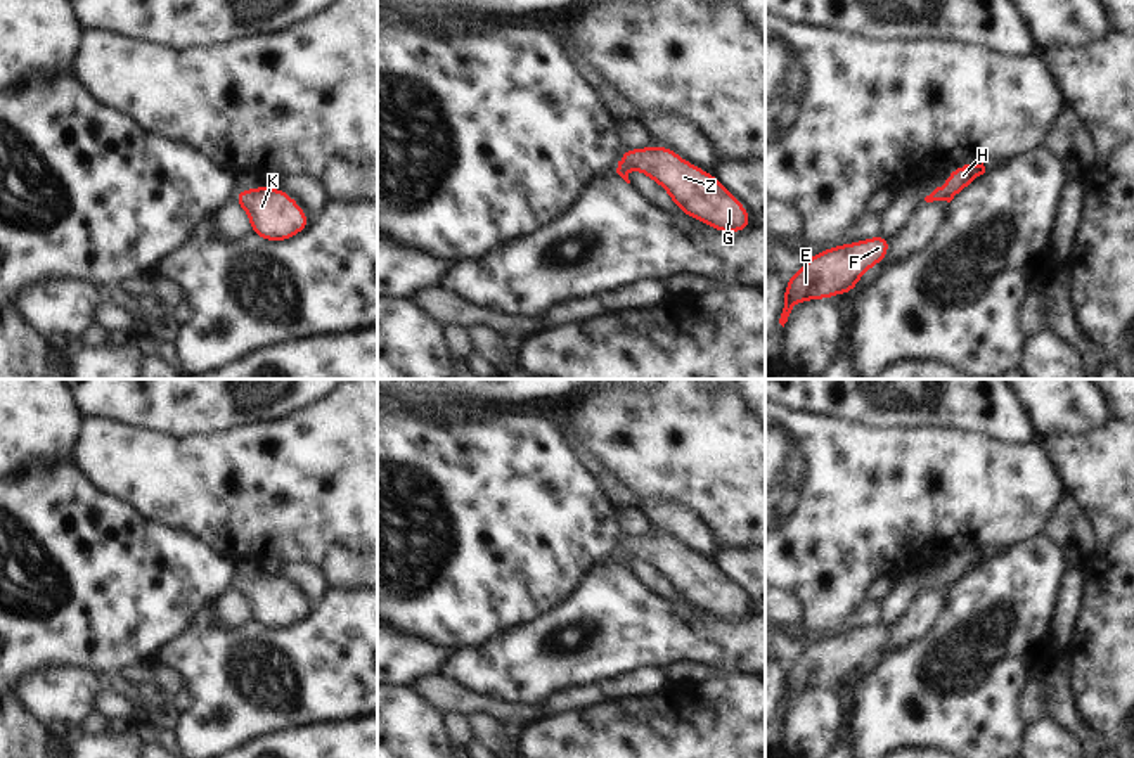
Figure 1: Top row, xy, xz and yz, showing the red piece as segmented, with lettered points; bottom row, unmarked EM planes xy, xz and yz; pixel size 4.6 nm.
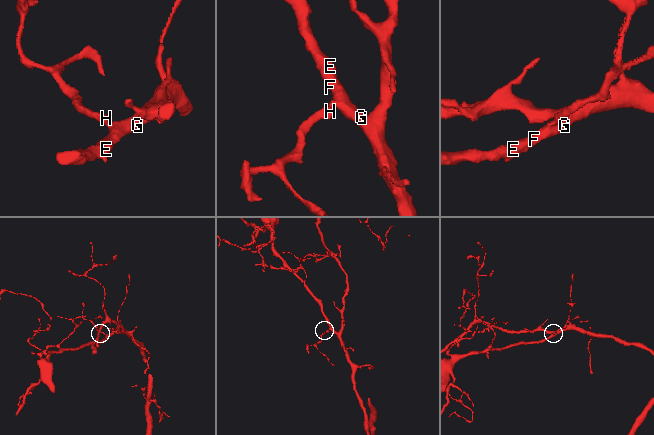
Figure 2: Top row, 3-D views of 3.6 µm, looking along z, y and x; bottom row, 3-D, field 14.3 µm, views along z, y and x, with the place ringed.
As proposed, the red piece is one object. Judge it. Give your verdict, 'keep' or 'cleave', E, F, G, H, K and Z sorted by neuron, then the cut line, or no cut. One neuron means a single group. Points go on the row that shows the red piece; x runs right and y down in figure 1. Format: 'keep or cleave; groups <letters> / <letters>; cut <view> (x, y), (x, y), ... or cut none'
keep; groups E F G H K Z; cut none

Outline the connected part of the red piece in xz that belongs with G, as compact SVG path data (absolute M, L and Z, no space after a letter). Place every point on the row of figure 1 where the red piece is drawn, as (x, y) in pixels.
M654 142L644 149L625 149L616 173L627 183L630 168L661 185L684 215L722 234L751 227L744 204L717 177L686 161L673 149L658 147Z

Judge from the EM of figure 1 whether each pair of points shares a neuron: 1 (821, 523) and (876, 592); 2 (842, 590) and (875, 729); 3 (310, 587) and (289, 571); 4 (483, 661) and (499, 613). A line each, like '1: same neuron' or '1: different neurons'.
1: different neurons
2: different neurons
3: same neuron
4: different neurons

